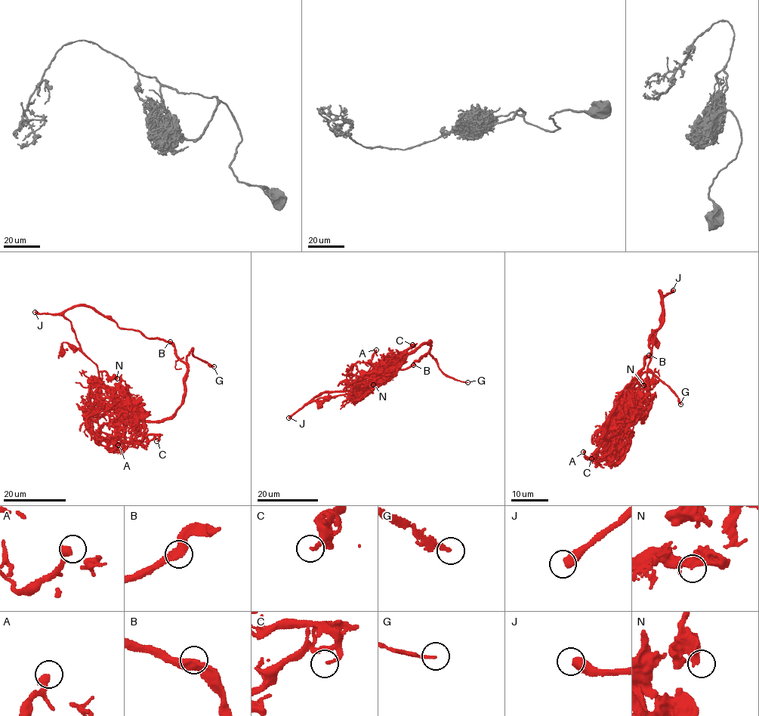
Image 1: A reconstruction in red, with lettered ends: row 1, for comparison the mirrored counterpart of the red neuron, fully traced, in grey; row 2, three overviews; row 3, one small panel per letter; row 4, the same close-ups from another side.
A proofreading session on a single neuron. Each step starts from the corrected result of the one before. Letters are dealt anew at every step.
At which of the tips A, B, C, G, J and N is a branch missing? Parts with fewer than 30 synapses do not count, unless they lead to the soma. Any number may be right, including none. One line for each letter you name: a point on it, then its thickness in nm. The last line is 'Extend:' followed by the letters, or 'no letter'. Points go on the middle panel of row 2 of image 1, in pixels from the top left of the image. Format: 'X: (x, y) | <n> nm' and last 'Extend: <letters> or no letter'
G: (467, 382) | 150 nm
J: (288, 418) | 500 nm
Extend: G, J

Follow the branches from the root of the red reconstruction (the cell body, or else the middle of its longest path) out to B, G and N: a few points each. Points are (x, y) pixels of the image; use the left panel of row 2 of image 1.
B: (97, 373), (63, 315), (68, 310), (88, 305), (120, 328), (170, 341)
G: (97, 373), (106, 393), (129, 418), (161, 421), (181, 403), (185, 360), (192, 350), (214, 366)
N: (97, 373), (100, 385), (104, 371), (117, 378)

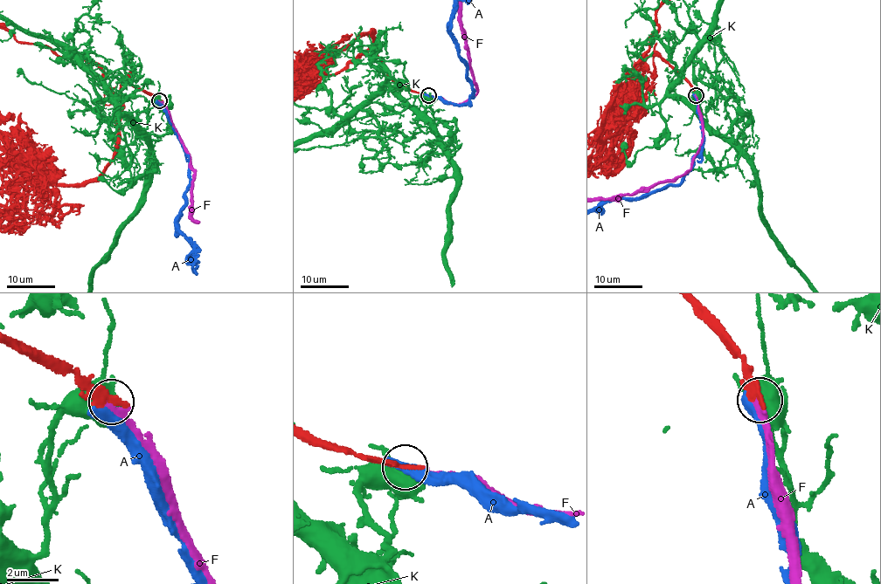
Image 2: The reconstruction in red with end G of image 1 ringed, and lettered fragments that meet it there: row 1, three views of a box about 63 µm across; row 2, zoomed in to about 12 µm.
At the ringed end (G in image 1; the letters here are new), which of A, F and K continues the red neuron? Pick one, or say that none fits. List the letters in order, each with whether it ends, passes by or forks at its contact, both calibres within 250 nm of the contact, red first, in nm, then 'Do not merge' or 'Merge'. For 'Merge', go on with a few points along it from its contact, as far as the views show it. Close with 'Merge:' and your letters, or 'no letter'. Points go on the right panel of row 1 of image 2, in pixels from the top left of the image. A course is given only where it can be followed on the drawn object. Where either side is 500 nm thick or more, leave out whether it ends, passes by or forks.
A: It ends there. Thickness 220 nm (red) against 360 nm. Do not merge
F: It ends there. Thickness 280 nm (red) against 240 nm. Merge
K: It forks there. Thickness 320 nm (red) against 480 nm. Do not merge
Merge: F

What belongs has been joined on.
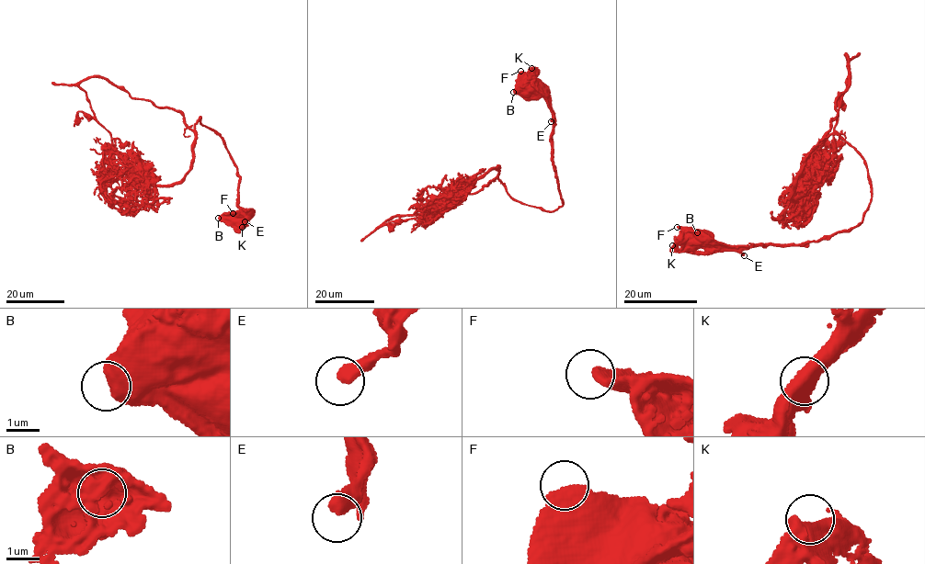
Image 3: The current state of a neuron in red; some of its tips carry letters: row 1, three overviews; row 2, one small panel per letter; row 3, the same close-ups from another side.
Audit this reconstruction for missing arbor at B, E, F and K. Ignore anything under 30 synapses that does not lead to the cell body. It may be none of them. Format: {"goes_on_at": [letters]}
{"goes_on_at": []}

